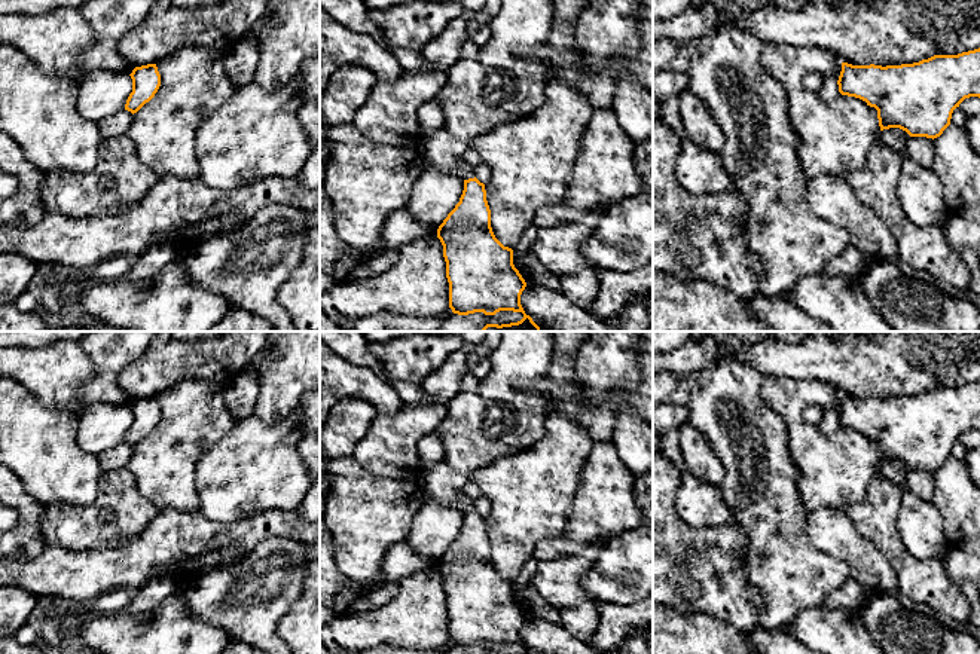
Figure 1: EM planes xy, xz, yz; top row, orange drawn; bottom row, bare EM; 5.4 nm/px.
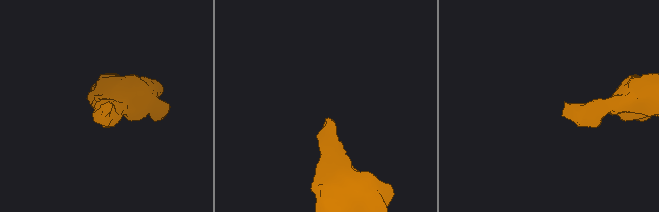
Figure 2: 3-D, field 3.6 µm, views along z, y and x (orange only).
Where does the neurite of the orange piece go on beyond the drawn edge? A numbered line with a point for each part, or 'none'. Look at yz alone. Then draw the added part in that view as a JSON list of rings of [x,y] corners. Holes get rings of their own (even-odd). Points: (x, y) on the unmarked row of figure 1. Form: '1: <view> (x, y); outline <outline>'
none

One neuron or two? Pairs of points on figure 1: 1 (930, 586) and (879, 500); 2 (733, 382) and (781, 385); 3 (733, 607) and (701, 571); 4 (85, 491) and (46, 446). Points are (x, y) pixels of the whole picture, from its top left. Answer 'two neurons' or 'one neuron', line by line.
1: one neuron
2: two neurons
3: one neuron
4: one neuron

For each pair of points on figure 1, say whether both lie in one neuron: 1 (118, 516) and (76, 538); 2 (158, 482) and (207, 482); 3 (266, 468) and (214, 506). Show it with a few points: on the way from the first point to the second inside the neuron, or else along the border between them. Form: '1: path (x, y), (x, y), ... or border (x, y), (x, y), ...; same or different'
1: path (107, 522), (86, 528); same
2: border (205, 448), (197, 464), (198, 509); different
3: path (253, 470), (228, 492); same

